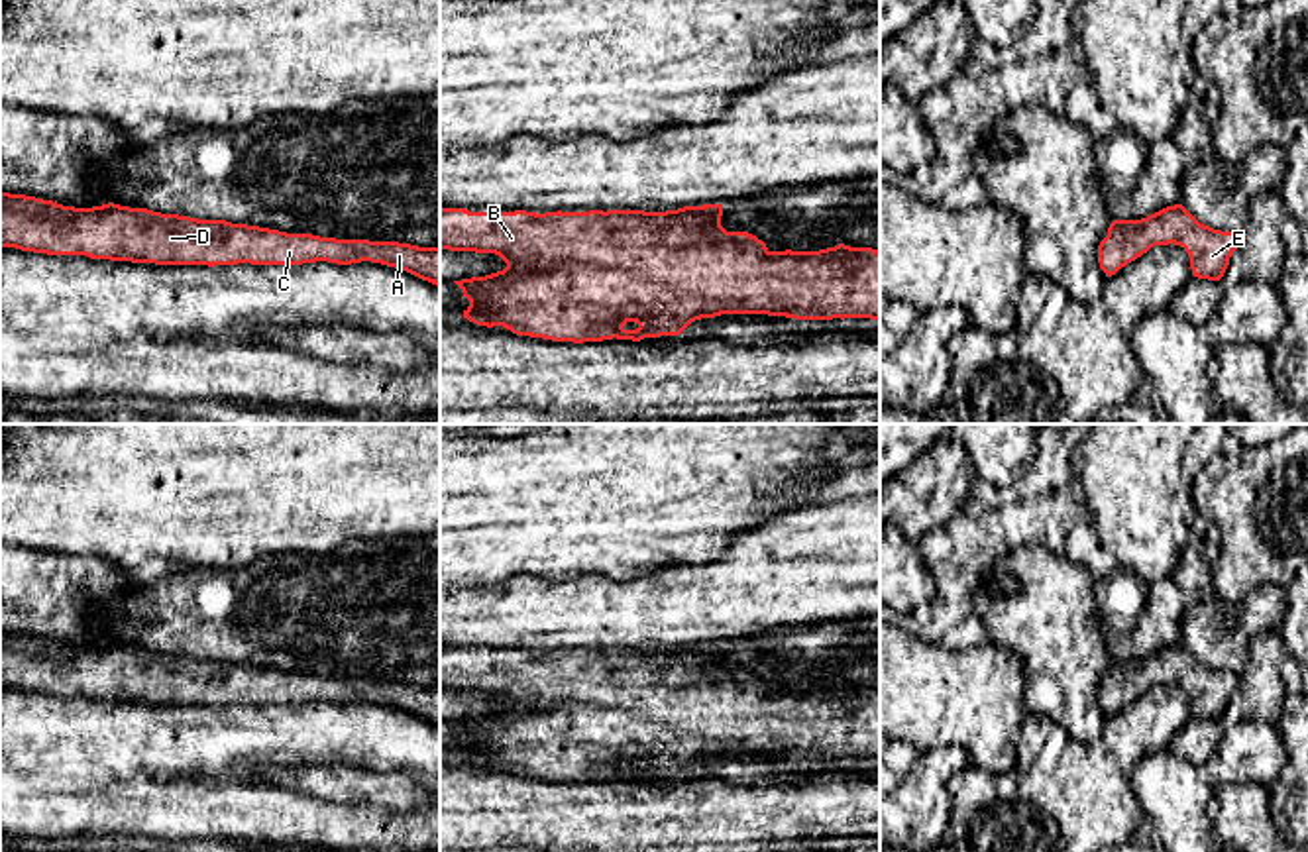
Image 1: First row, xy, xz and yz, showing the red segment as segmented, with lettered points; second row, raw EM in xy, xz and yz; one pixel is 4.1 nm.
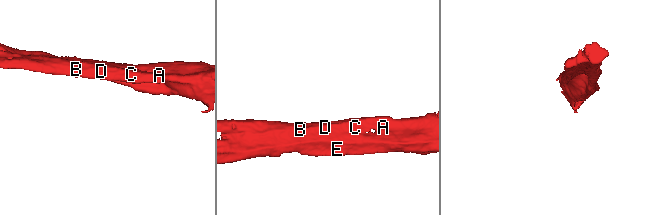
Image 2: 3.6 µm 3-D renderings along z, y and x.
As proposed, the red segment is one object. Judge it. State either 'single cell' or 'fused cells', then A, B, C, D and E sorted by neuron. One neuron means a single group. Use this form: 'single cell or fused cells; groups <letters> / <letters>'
single cell; groups A B C D E

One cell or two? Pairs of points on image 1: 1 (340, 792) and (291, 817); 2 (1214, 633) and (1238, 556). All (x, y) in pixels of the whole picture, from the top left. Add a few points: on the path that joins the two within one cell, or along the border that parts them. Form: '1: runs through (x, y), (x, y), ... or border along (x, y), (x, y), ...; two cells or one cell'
1: border along (279, 786), (319, 799), (368, 805); two cells
2: border along (1267, 582), (1234, 601), (1214, 593); two cells

